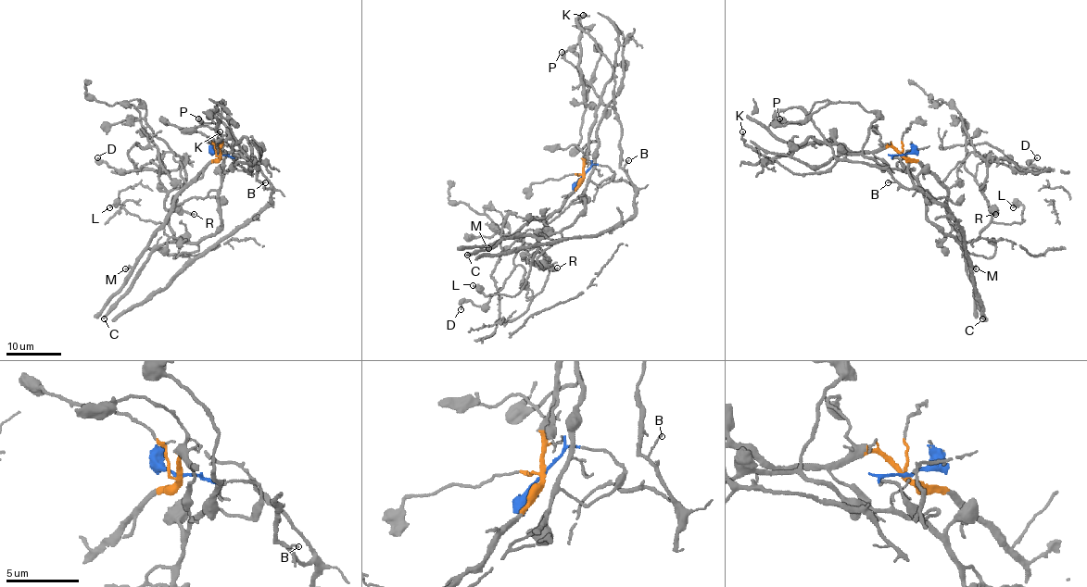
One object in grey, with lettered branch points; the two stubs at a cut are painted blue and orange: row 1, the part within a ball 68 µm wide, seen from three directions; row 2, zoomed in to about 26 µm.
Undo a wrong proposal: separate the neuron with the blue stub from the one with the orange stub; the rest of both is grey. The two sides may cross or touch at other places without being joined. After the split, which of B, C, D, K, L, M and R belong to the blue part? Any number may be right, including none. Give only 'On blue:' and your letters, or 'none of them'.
On blue: C, D, L, R

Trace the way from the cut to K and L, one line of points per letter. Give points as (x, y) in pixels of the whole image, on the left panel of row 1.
K: (220, 155), (221, 147), (230, 151), (236, 144), (252, 162), (250, 174), (213, 145), (221, 136), (220, 131)
L: (220, 155), (244, 157), (250, 166), (224, 174), (221, 227), (209, 236), (177, 242), (167, 222), (110, 207)

